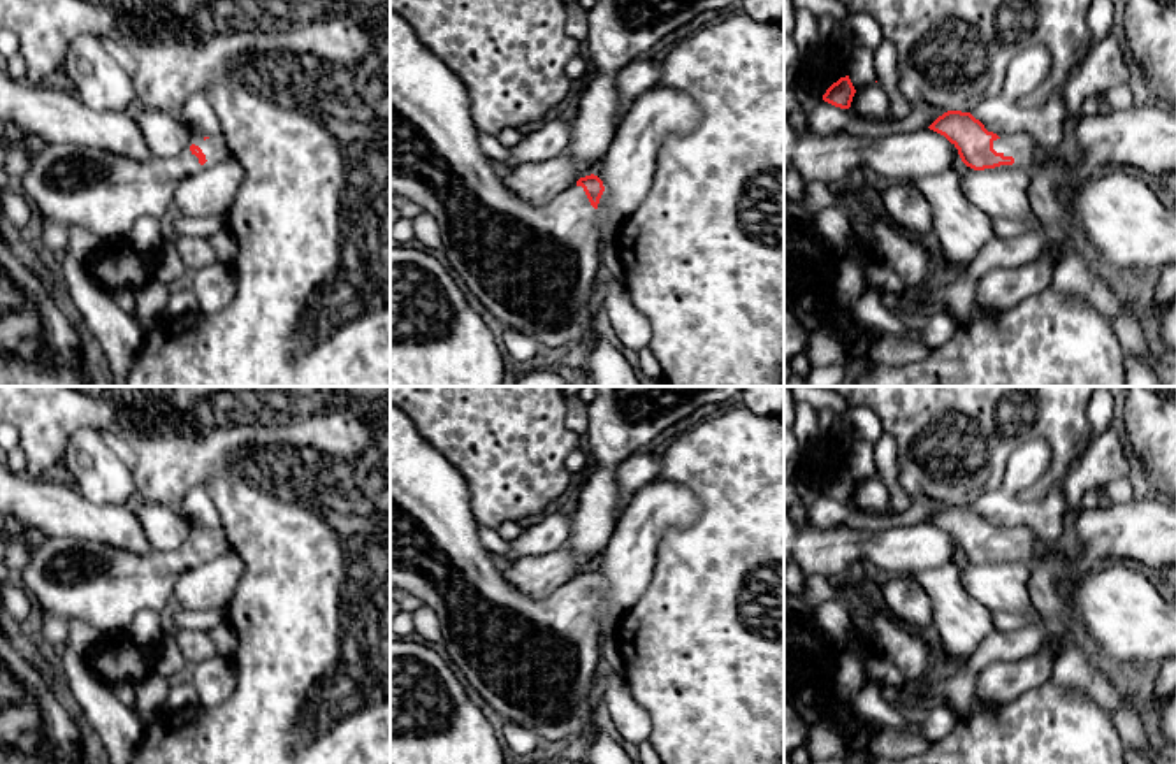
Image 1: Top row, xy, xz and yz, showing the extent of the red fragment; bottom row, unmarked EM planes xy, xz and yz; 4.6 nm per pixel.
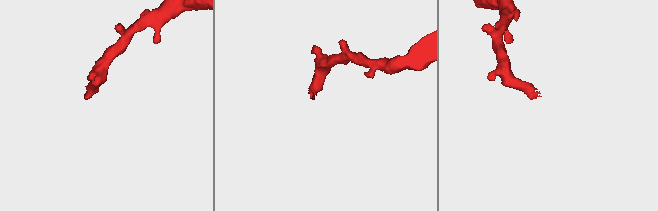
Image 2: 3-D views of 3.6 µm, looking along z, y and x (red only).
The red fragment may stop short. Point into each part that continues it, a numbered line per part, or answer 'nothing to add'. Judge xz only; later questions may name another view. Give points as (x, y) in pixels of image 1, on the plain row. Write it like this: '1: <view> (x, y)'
1: xz (533, 661)

